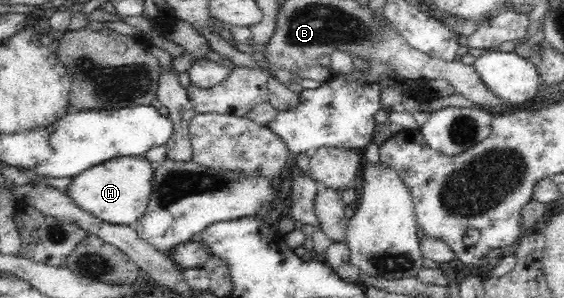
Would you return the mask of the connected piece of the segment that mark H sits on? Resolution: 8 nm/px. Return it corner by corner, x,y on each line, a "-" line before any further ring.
145,154
136,157
114,157
100,165
86,169
80,175
73,176
66,192
80,209
90,212
90,215
114,225
133,226
146,211
153,188
154,165
145,158

